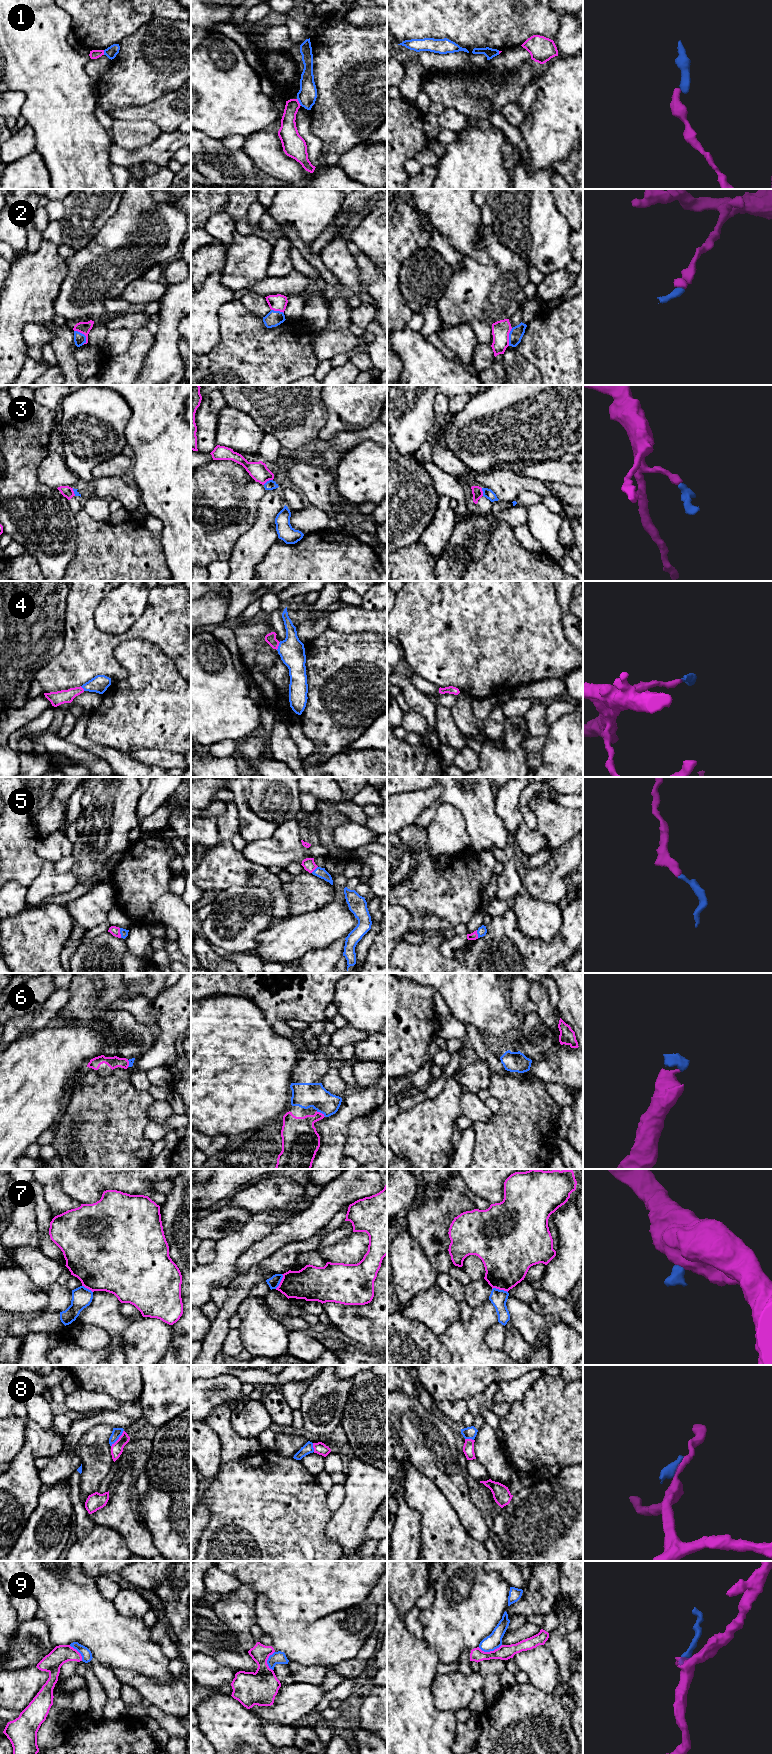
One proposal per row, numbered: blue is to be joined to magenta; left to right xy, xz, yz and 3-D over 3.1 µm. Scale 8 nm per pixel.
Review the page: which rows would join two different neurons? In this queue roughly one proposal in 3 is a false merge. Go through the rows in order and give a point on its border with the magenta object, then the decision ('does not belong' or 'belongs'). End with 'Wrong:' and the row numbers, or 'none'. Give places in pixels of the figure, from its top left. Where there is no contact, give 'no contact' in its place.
1: xz (298, 102) | does not belong
2: xy (83, 333) | does not belong
3: xz (267, 480) | belongs
4: xz (278, 645) | belongs
5: xy (119, 933) | belongs
6: xz (321, 1113) | belongs
7: yz (500, 1289) | does not belong
8: xy (119, 1438) | does not belong
9: yz (490, 1651) | does not belong
Wrong: 1, 2, 7, 8, 9

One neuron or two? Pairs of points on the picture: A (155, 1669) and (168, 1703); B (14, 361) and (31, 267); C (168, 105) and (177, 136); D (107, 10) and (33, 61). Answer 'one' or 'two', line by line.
A: two
B: one
C: two
D: two

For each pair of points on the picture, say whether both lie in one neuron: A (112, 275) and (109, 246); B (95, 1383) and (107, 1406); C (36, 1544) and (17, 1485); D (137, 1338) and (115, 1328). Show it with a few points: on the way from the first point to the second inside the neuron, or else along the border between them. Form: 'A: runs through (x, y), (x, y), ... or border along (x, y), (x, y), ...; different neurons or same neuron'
A: runs through (111, 268), (111, 253); same neuron
B: border along (79, 1386), (87, 1390), (105, 1392), (122, 1401); different neurons
C: border along (39, 1498), (35, 1509), (17, 1540); different neurons
D: border along (133, 1320), (122, 1334), (124, 1346), (121, 1349); different neurons

